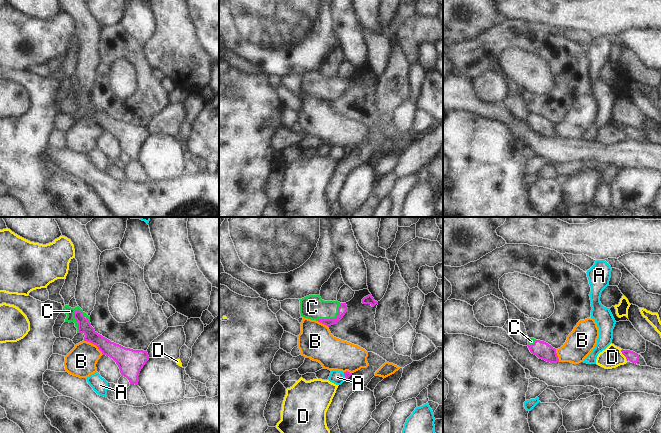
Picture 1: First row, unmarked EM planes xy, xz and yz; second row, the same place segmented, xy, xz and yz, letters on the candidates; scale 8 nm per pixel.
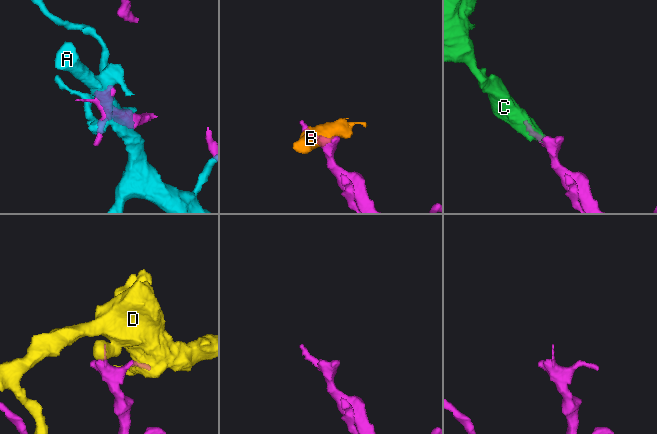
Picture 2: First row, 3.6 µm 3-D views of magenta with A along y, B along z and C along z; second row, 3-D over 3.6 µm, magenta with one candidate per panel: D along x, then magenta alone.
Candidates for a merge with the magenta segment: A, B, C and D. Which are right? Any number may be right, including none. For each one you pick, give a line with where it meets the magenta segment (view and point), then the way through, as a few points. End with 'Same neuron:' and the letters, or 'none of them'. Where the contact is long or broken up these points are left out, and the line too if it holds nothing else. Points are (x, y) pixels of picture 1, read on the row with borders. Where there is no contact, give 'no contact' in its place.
C: contact xz (333, 319); way xz (342, 309), (333, 319), (326, 312), (312, 307)
Same neuron: C

